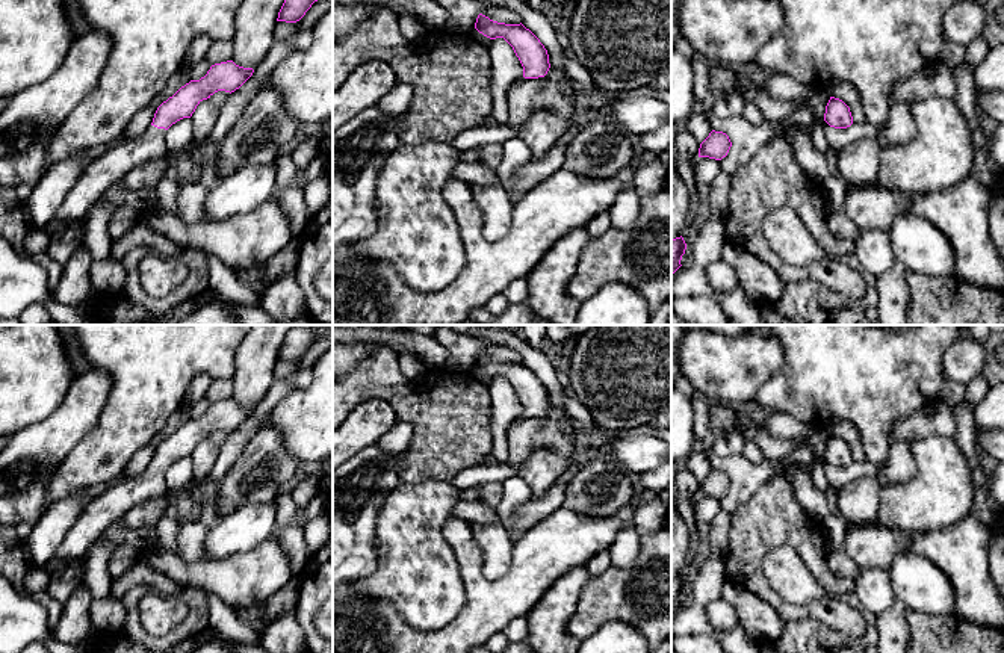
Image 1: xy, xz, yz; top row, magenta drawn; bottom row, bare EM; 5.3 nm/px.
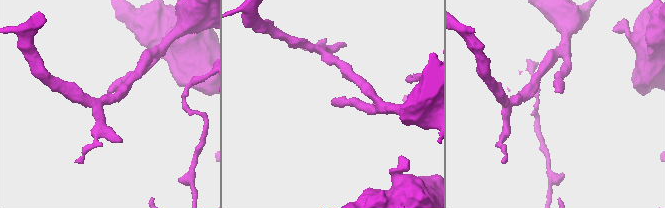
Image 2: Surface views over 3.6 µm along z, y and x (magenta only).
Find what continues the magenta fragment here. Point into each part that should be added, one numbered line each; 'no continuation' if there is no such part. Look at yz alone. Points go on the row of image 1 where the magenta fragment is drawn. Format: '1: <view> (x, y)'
no continuation

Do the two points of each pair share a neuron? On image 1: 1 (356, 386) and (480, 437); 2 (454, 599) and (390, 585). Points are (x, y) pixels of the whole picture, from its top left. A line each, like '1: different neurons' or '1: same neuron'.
1: same neuron
2: same neuron

